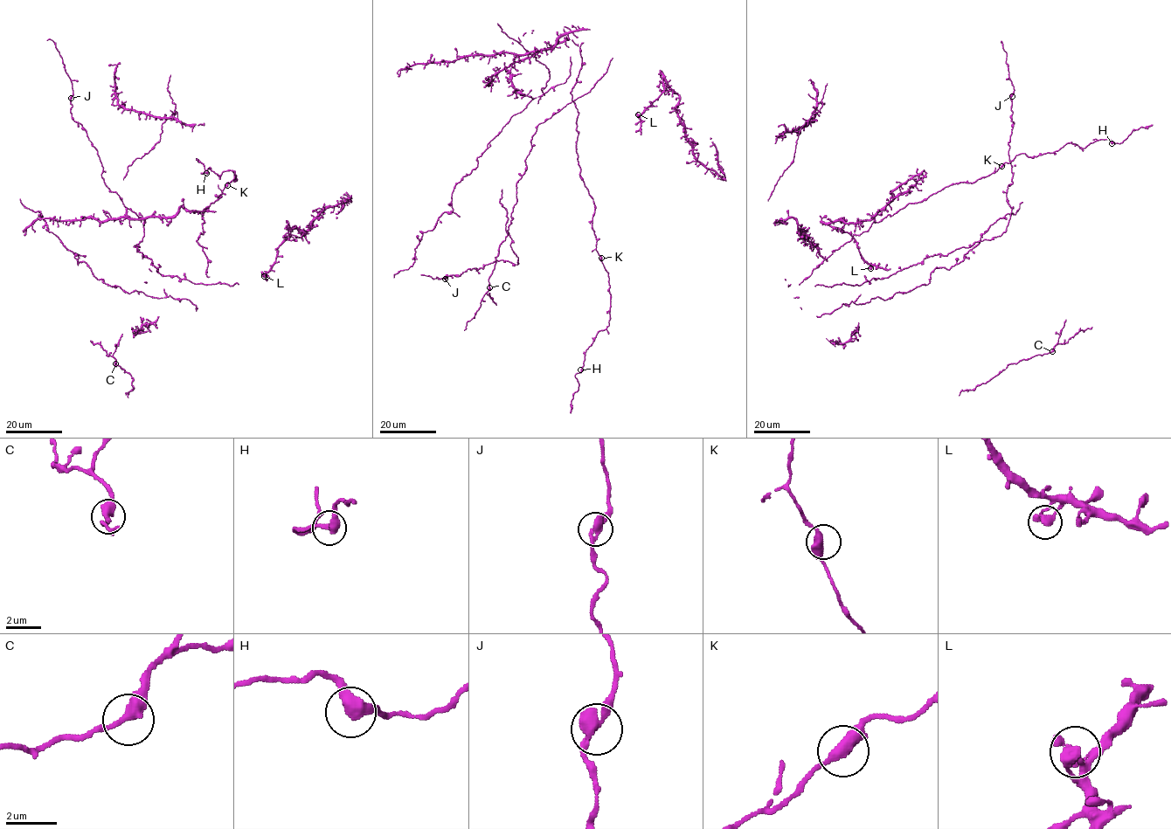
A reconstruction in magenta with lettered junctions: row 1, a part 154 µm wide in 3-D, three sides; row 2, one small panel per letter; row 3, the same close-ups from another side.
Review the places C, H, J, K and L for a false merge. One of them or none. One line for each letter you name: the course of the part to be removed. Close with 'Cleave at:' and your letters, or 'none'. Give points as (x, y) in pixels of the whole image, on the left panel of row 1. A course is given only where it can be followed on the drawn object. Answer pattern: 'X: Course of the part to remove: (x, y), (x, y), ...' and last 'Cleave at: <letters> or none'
Cleave at: none

